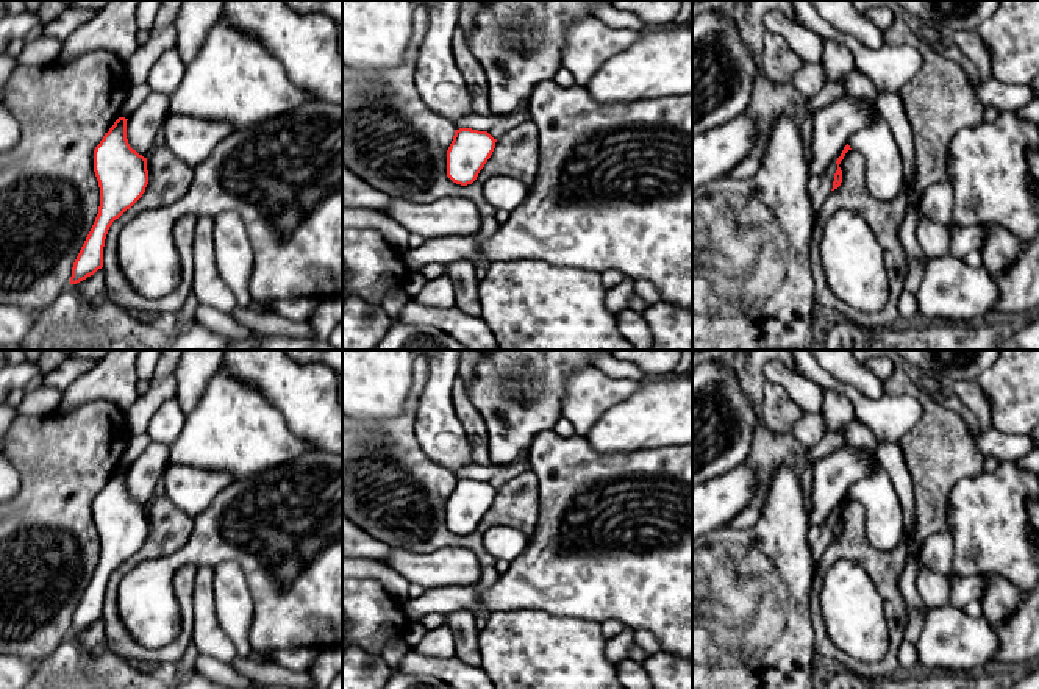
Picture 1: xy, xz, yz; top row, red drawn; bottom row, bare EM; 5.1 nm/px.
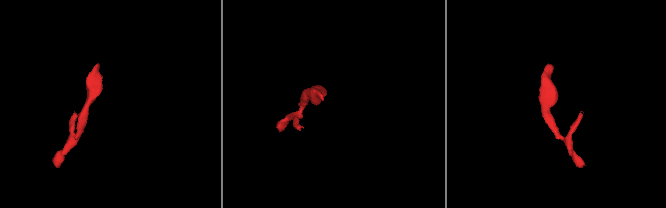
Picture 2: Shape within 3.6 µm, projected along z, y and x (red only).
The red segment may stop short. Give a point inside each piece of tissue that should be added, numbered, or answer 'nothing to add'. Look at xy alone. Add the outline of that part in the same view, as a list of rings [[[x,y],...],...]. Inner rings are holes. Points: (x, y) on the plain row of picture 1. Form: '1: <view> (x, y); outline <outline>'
nothing to add

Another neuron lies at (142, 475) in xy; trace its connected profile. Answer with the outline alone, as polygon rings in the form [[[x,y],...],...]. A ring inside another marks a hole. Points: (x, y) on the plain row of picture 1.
[[[150,442],[127,470],[127,489],[133,500],[147,508],[155,498],[155,487],[170,464],[170,445]]]

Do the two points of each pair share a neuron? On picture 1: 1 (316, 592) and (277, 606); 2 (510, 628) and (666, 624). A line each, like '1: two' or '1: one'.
1: one
2: two

